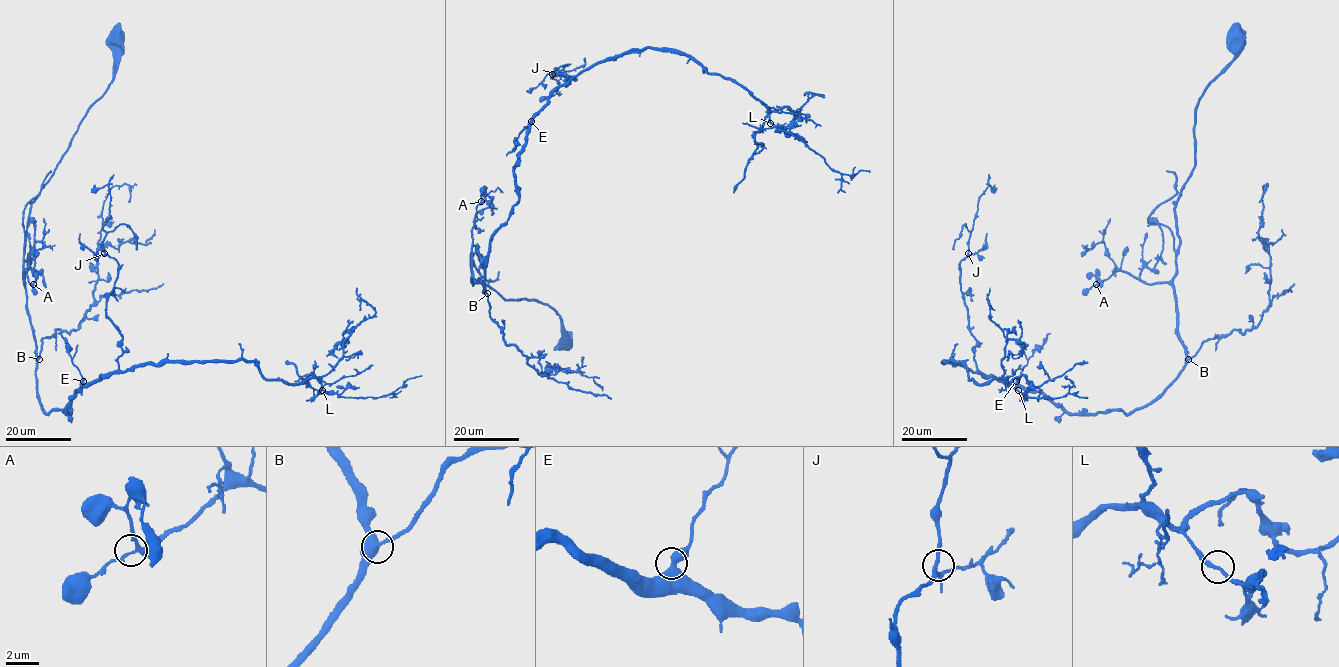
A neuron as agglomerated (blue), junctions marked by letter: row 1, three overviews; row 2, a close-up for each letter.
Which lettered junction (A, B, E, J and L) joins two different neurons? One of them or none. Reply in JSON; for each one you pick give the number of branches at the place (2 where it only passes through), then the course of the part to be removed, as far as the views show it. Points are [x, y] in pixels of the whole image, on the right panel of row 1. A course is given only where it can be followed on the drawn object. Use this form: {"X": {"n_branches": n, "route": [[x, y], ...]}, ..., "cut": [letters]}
{"cut": []}

